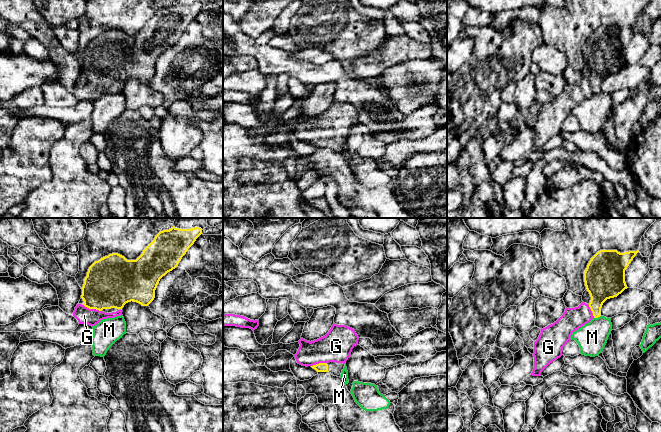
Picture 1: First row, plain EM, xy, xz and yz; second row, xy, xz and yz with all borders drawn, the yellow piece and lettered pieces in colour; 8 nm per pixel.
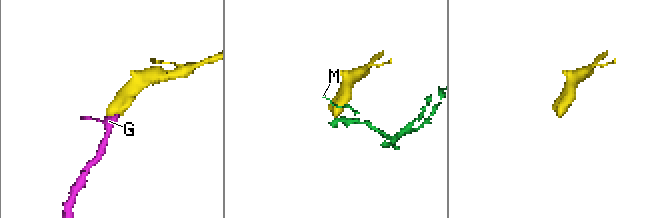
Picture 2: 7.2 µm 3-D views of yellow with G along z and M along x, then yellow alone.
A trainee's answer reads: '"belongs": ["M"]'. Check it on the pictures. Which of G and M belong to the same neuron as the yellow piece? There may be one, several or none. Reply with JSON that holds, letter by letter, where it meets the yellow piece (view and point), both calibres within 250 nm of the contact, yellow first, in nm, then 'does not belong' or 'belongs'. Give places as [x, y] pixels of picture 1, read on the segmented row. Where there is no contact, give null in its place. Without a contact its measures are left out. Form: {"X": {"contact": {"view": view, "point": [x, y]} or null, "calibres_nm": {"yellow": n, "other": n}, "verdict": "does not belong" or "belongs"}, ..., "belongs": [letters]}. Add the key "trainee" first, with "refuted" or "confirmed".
{"trainee": "refuted", "G": {"contact": {"view": "xy", "point": [93, 308]}, "calibres_nm": {"yellow": 400, "other": 140}, "verdict": "belongs"}, "M": {"contact": {"view": "yz", "point": [597, 317]}, "calibres_nm": {"yellow": 220, "other": 240}, "verdict": "does not belong"}, "belongs": ["G"]}

